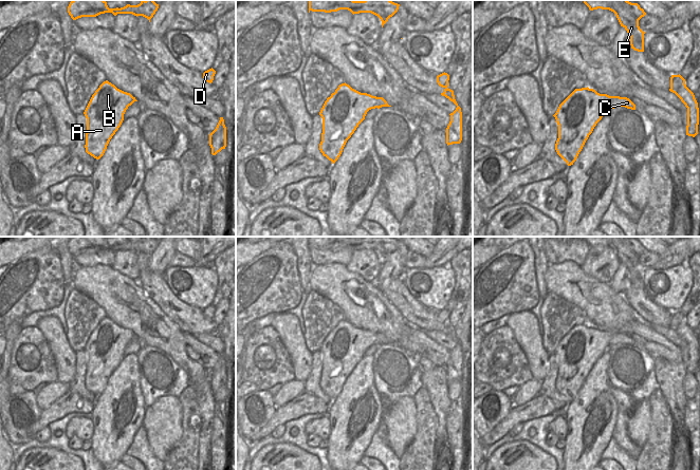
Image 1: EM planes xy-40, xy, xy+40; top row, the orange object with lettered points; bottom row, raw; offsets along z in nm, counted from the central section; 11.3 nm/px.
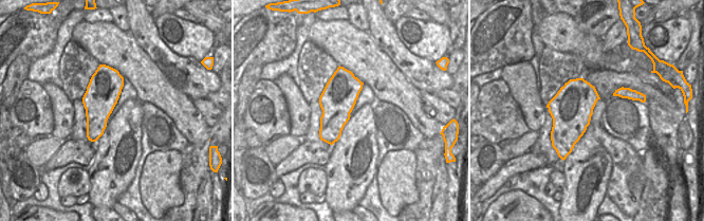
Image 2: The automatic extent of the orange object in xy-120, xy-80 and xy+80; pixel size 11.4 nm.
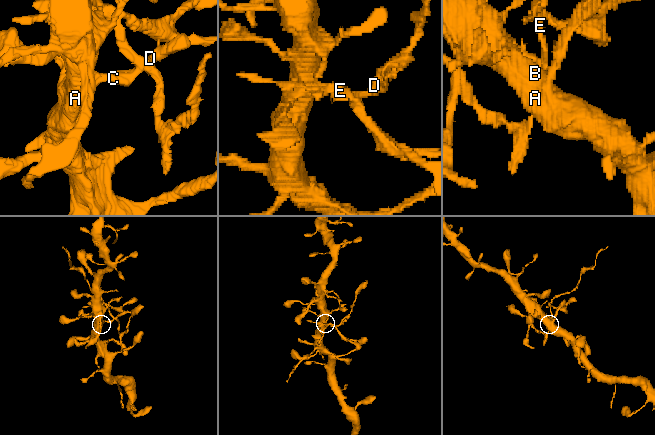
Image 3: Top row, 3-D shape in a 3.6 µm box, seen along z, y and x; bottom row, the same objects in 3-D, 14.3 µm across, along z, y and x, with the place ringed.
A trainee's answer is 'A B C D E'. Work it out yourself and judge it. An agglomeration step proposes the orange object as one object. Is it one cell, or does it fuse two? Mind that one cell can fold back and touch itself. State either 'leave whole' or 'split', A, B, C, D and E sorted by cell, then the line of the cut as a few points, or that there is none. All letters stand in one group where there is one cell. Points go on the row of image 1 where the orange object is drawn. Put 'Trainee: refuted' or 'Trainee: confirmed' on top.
Trainee: refuted
split; A B / C D E; cut in xy+40 along (619, 96), (612, 99), (609, 108)

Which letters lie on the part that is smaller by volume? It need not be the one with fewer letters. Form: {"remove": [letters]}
{"remove": ["C", "D", "E"]}

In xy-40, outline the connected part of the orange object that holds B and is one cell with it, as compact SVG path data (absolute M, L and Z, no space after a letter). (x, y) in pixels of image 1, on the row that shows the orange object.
M104 81L92 95L84 114L87 118L86 152L99 159L121 127L129 106L137 101L130 93Z

